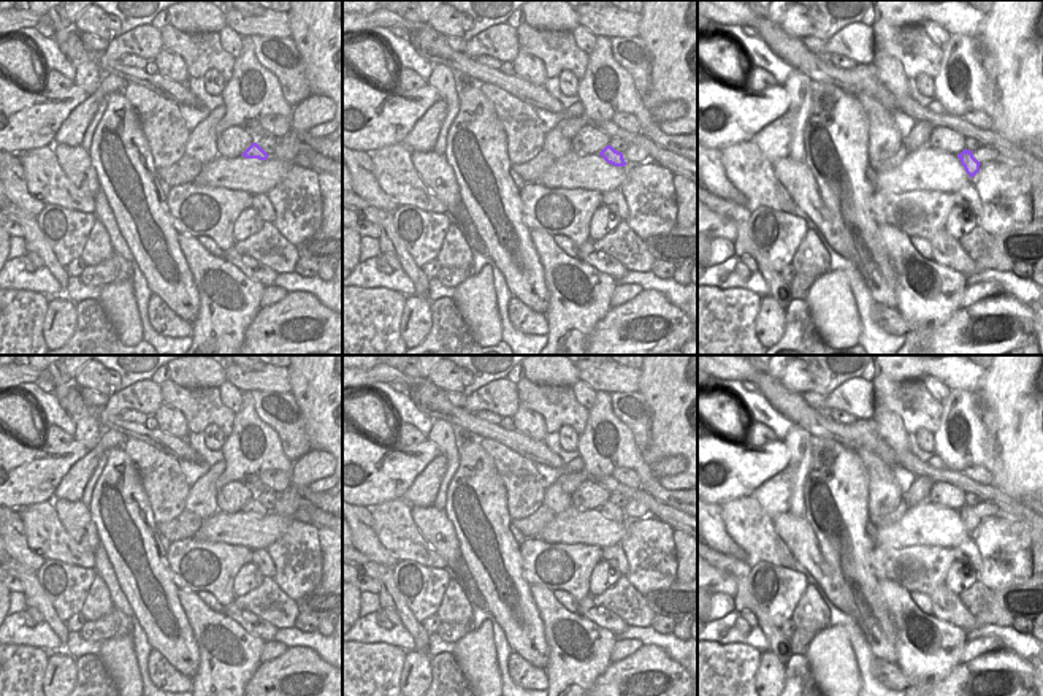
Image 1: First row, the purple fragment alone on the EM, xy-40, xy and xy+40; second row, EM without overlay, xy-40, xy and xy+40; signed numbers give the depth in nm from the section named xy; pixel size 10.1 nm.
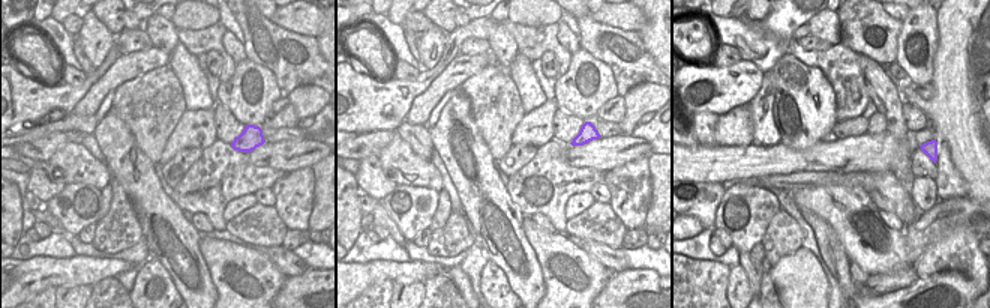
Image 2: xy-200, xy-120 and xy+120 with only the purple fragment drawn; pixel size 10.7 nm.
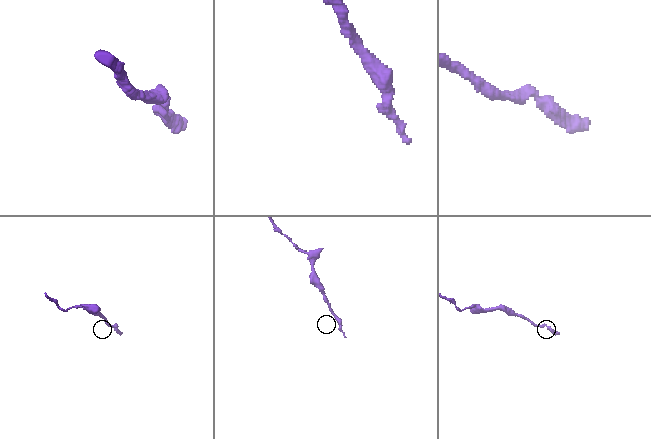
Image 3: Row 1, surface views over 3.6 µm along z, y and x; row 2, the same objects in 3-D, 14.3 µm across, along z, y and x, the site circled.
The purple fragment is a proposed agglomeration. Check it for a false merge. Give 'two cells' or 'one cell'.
one cell

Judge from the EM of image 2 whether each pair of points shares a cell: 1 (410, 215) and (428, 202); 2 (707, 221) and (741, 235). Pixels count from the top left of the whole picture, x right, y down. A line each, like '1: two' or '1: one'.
1: one
2: two

